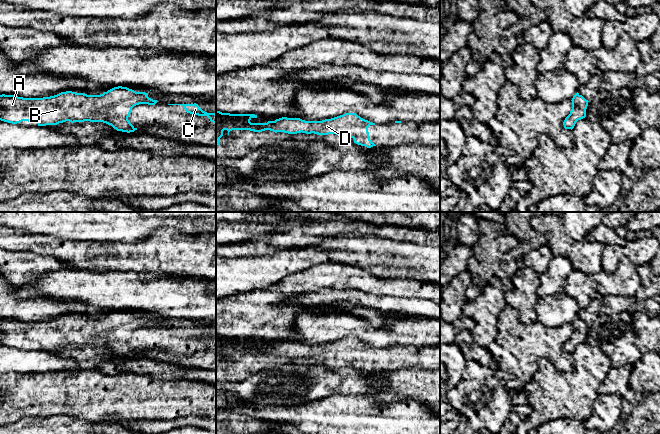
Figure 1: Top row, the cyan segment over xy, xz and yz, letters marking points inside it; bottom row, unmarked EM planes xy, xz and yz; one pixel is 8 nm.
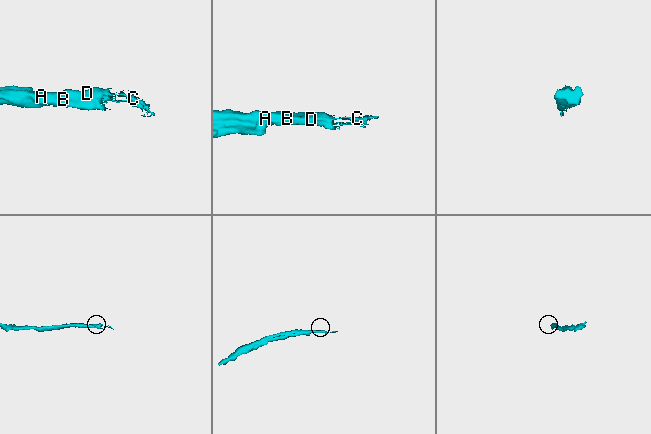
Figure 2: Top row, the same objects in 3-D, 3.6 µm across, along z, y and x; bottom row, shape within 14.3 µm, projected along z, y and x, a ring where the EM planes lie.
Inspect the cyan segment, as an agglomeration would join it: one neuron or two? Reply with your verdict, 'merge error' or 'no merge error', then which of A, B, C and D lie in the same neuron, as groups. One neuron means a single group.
no merge error | A B C D

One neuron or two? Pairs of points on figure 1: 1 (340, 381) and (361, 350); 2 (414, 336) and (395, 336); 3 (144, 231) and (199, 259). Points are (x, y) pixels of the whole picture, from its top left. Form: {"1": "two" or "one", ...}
{"1": "two", "2": "one", "3": "two"}

